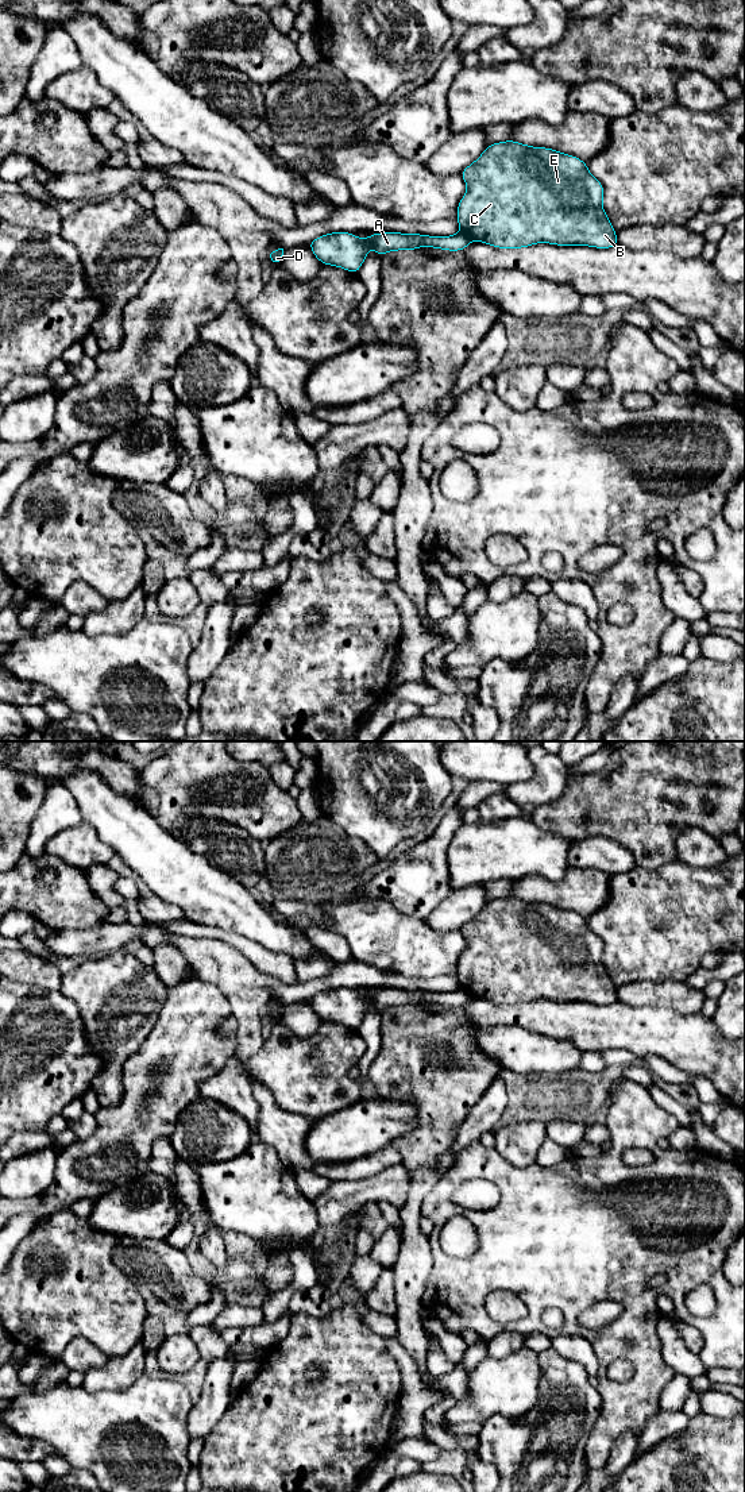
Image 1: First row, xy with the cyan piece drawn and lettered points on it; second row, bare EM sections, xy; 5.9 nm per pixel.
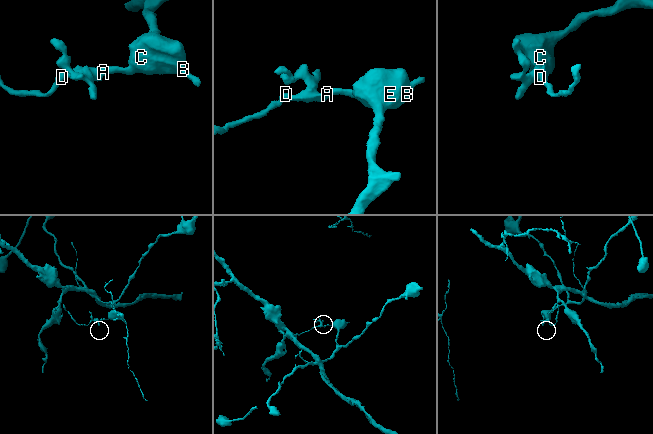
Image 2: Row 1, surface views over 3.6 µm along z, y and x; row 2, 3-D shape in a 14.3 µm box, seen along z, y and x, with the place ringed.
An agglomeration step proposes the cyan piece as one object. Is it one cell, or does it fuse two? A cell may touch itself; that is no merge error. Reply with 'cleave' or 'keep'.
cleave

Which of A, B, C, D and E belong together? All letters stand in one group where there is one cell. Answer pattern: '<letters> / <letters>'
A D / B C E

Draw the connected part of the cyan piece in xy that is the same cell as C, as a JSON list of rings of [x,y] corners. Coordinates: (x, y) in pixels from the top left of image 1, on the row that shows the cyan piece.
[[[516,140],[497,142],[460,171],[467,192],[458,205],[456,220],[471,240],[497,248],[522,248],[536,243],[613,248],[617,232],[603,211],[603,185],[588,171],[584,161],[548,147],[533,147]]]

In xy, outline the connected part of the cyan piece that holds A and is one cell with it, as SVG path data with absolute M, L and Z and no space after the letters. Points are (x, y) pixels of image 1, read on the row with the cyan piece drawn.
M337 231L319 236L308 244L323 265L341 267L356 274L370 247L382 258L387 251L417 250L418 247L462 251L470 243L471 239L463 232L451 236L383 232L370 234L367 239L360 239L354 234Z

